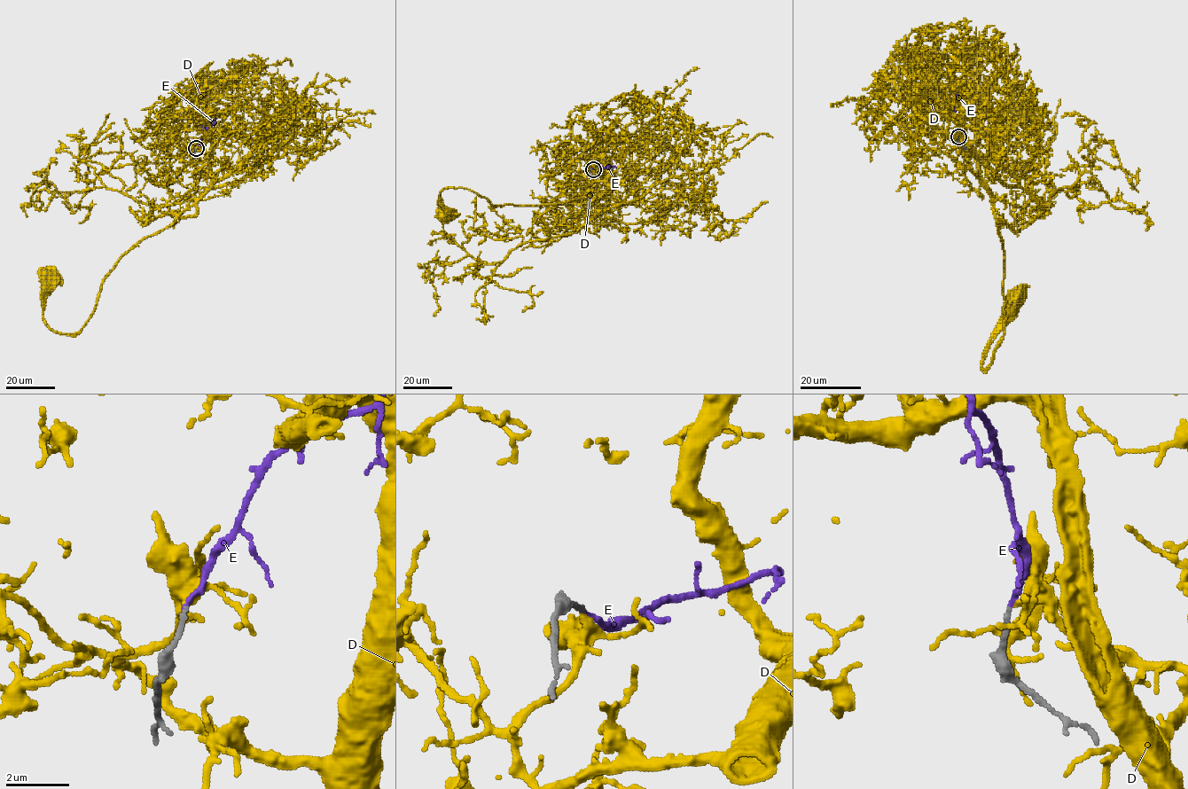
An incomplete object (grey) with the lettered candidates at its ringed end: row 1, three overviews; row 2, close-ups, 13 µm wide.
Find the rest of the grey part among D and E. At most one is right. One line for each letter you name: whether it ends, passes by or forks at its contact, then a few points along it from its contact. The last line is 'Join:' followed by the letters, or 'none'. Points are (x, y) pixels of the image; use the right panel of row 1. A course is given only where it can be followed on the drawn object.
E: it ends there; it runs (958, 136), (960, 130), (955, 116), (956, 95)
Join: E

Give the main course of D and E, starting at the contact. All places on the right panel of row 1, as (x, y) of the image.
D: (958, 136), (974, 142), (1004, 256), (1004, 336), (982, 369), (988, 344), (1015, 314), (1017, 299)
E: (958, 136), (960, 130), (955, 116), (956, 95)

